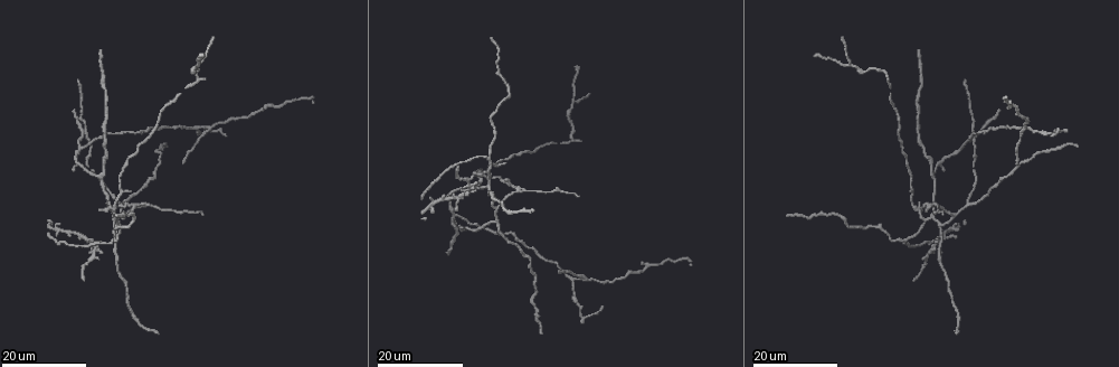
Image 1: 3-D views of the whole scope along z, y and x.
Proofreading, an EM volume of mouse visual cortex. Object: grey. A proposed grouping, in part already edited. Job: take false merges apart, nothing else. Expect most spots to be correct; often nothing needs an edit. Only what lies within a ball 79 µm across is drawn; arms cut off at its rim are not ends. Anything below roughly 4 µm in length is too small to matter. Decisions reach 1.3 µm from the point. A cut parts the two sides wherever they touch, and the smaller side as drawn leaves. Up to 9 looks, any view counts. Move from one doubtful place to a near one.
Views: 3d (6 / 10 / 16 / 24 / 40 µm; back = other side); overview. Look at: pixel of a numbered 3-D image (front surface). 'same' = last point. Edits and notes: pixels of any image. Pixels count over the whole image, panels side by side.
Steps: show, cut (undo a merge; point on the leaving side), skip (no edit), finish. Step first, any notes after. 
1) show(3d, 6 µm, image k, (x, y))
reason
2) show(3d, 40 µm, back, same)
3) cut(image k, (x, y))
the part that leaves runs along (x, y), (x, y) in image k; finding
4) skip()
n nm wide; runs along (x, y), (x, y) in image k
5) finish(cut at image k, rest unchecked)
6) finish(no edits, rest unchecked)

show(3d, 16 µm, image 1, (143, 202))
branch point

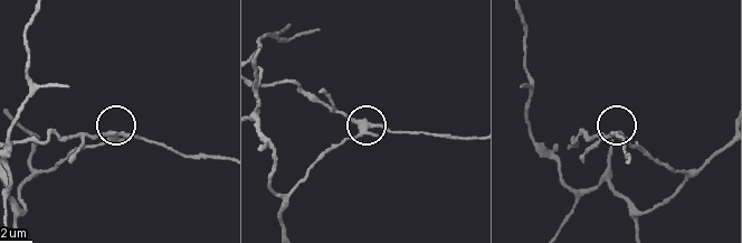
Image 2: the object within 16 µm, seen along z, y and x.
show(3d, 6 µm, image 2, (112, 133))

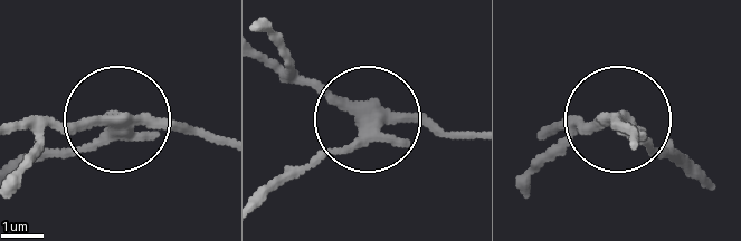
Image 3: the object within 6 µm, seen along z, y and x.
cut(image 3, (186, 123))
300 nm wide; the part that leaves runs along (122, 121), (172, 121), (215, 142) in image 3; two cells meet here

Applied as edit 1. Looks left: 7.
show(3d, 24 µm, image 1, (584, 279))

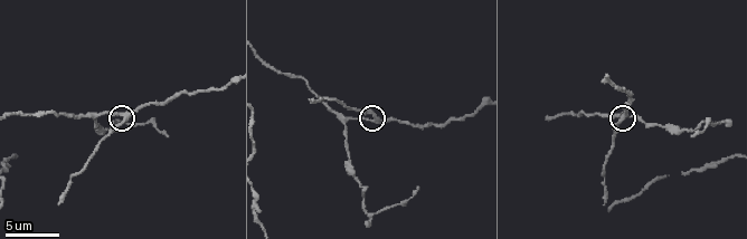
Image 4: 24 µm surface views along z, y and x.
show(3d, 6 µm, image 4, (620, 121))

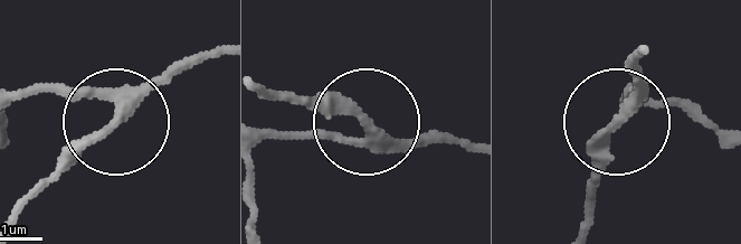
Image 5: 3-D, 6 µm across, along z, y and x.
show(3d, 6 µm, back, image 5, (369, 125))
from behind

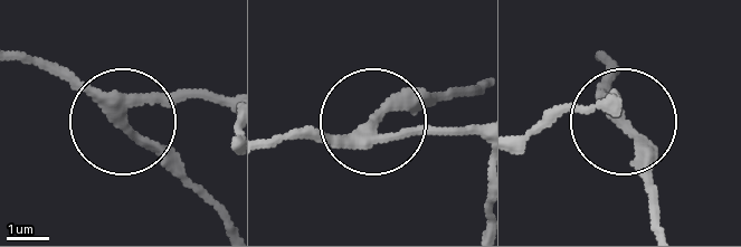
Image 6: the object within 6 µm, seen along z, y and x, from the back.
cut(image 6, (158, 143))
the part that leaves runs along (117, 106), (220, 220) in image 6; two cells meet here

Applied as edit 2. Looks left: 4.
show(overview)
redraw

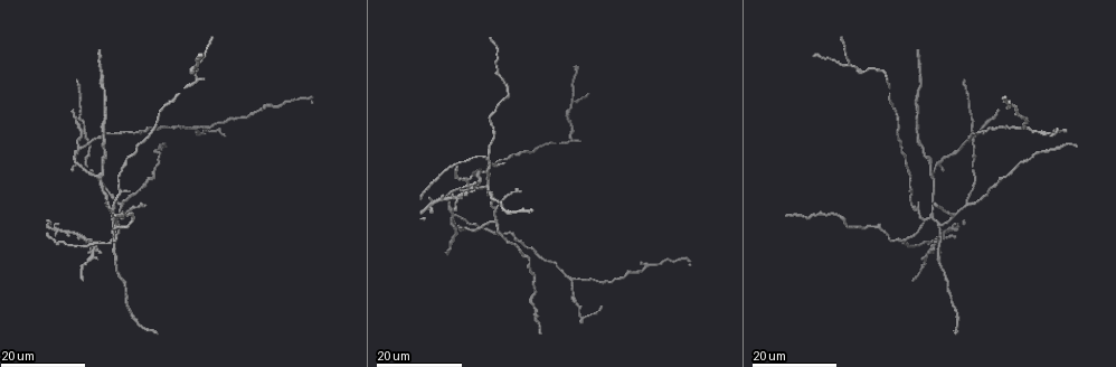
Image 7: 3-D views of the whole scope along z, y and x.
show(3d, 16 µm, image 7, (82, 135))
looks like a crossing

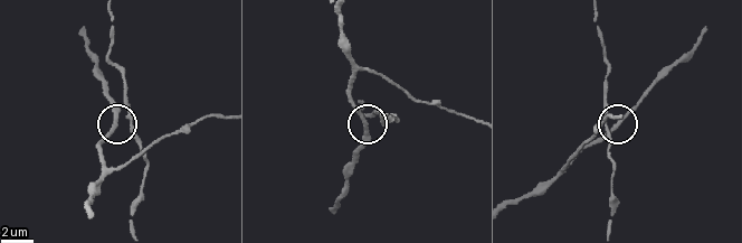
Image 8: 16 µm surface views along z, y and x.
show(3d, 10 µm, image 8, (115, 126))
closer look

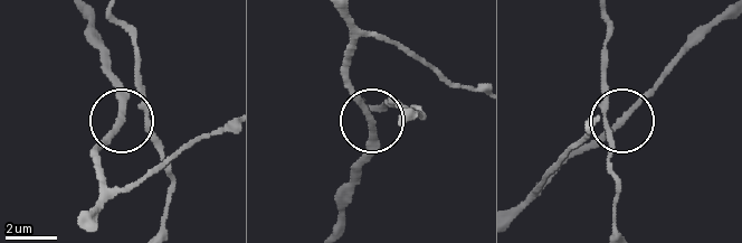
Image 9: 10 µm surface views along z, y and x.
skip()
runs along (83, 222), (98, 196), (98, 149), (124, 113), (111, 64) in image 9; continuous, no second cell

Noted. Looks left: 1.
finish(cut at image 3, cut at image 6, rest unchecked)

